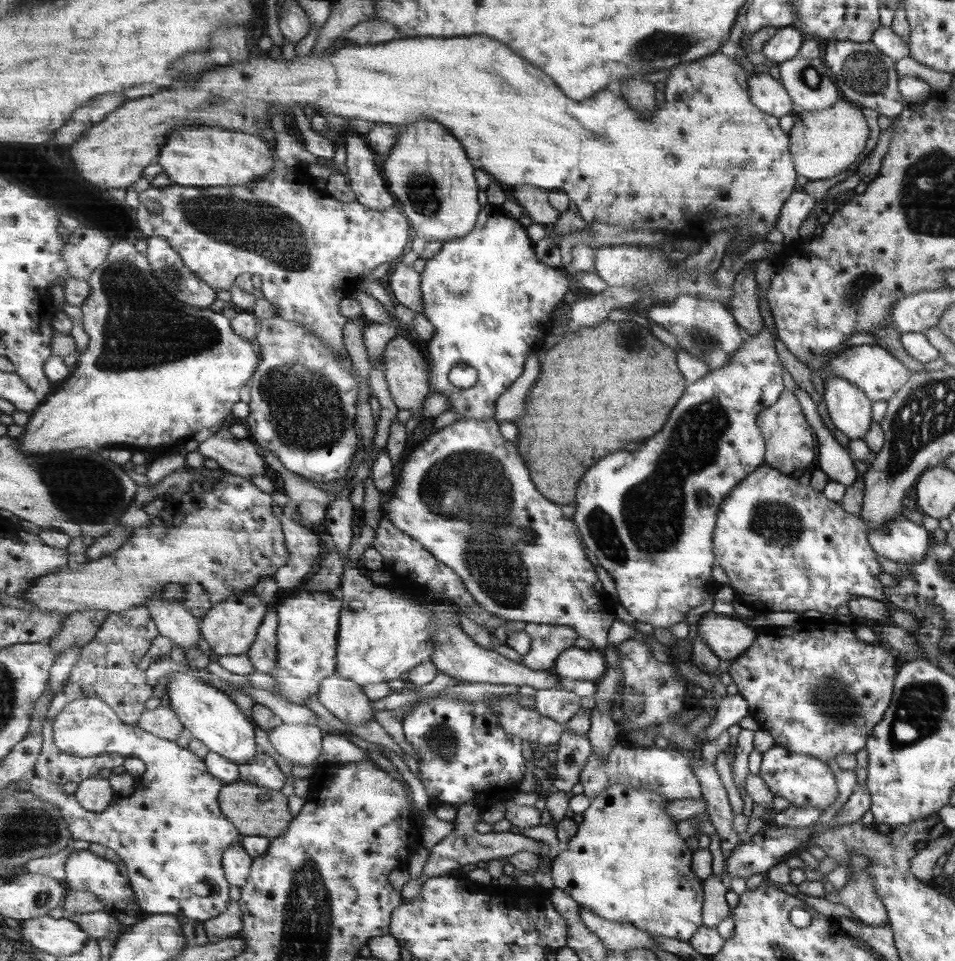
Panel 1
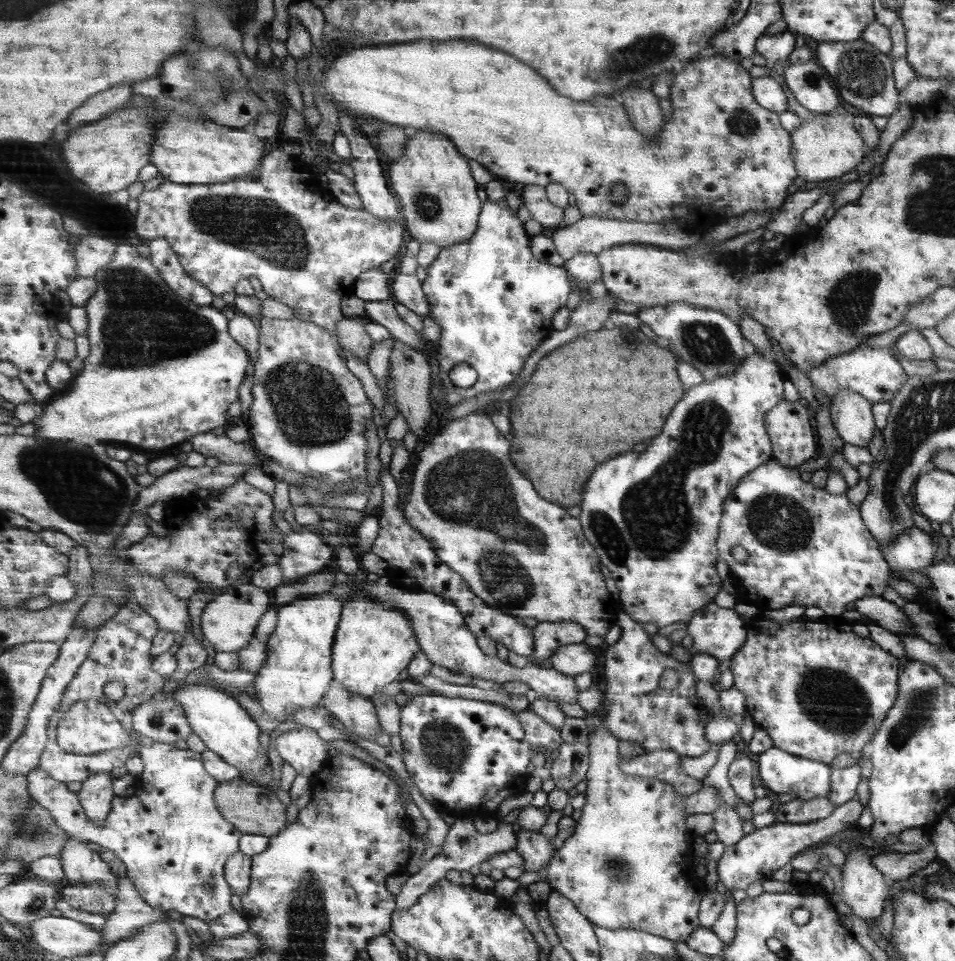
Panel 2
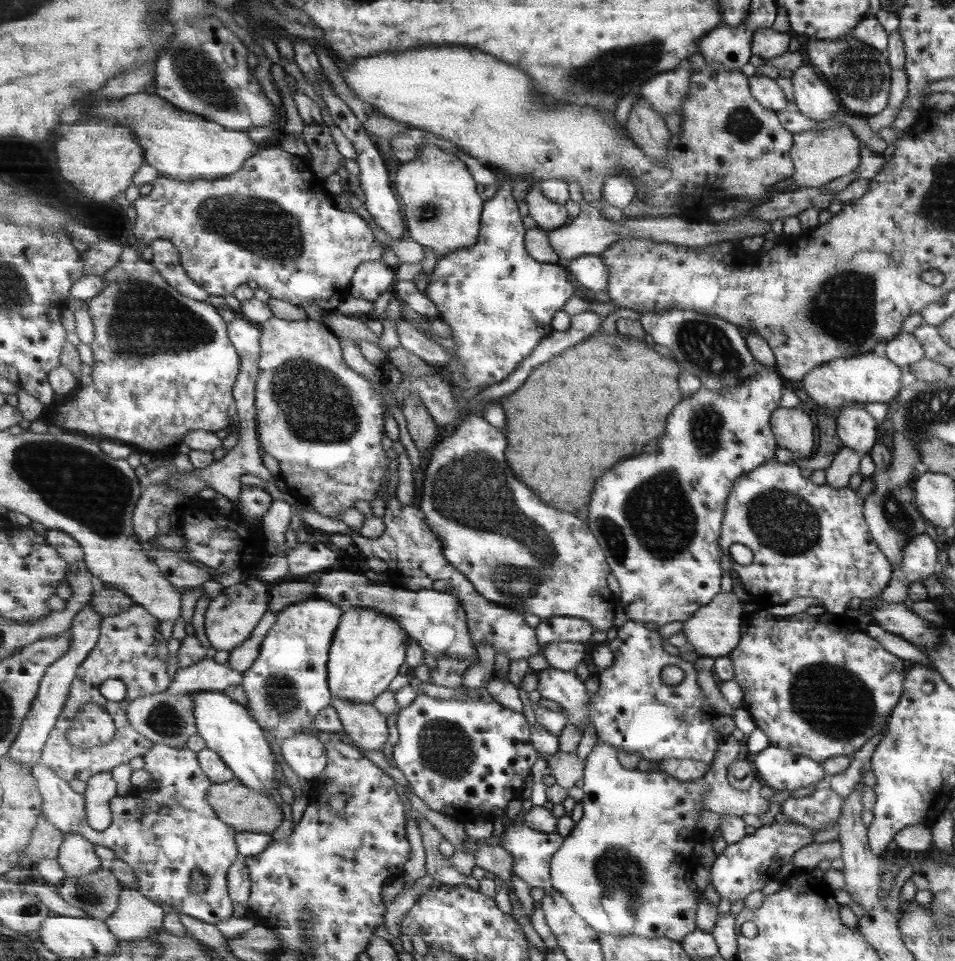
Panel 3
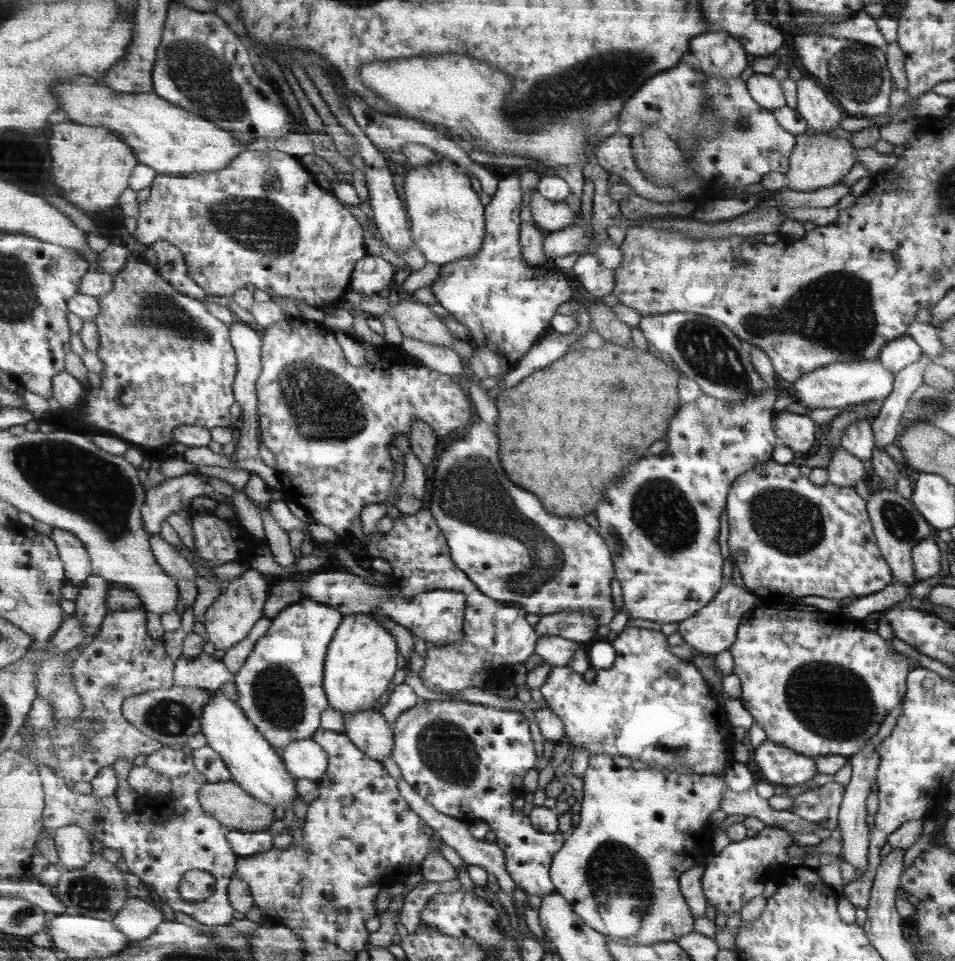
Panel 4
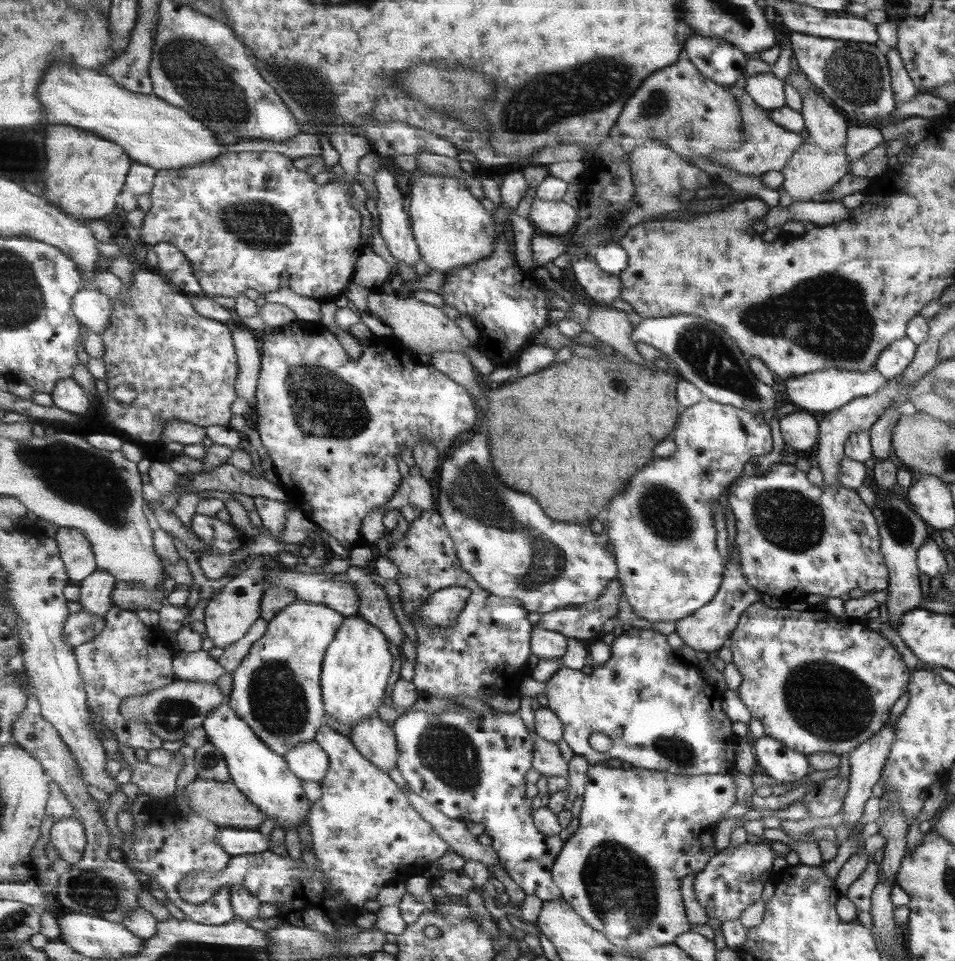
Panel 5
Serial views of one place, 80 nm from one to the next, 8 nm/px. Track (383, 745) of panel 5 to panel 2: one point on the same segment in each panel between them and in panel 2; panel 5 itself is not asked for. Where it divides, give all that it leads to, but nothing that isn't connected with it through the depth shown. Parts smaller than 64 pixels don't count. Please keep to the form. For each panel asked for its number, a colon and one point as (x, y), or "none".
2: (358, 713)
3: (368, 728)
4: (369, 730)

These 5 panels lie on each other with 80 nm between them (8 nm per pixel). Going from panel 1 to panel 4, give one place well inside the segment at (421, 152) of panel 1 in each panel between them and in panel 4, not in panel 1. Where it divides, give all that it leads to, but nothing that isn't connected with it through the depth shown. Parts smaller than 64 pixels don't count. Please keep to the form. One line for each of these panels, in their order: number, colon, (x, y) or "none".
2: (438, 193)
3: (443, 209)
4: (448, 222)

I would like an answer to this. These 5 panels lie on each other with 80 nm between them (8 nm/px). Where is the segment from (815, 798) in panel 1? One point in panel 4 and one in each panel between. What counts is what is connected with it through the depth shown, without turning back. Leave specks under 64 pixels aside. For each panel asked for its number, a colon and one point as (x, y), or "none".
2: (781, 772)
3: (780, 769)
4: (780, 766)

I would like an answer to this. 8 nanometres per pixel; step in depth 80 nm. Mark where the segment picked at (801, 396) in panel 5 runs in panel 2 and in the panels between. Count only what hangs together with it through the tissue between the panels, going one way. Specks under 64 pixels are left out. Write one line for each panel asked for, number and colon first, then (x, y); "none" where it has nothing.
2: (876, 376)
3: (865, 378)
4: (838, 385)

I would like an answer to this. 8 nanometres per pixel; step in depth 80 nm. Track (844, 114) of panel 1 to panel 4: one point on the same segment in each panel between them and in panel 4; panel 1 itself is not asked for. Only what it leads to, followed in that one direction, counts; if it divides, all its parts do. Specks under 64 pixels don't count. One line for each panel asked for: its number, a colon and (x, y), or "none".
2: (825, 147)
3: (819, 156)
4: (814, 164)

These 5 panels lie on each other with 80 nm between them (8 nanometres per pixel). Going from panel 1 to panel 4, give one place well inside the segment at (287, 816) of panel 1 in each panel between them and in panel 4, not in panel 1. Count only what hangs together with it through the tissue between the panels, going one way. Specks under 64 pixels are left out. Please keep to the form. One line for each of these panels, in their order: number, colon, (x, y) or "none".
2: (254, 809)
3: (246, 810)
4: (229, 803)

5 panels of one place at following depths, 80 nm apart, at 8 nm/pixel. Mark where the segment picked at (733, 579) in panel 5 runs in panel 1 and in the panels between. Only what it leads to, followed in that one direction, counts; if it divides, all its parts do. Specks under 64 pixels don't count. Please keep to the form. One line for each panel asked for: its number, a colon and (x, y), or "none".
1: (726, 637)
2: (719, 632)
3: (713, 631)
4: (712, 629)

